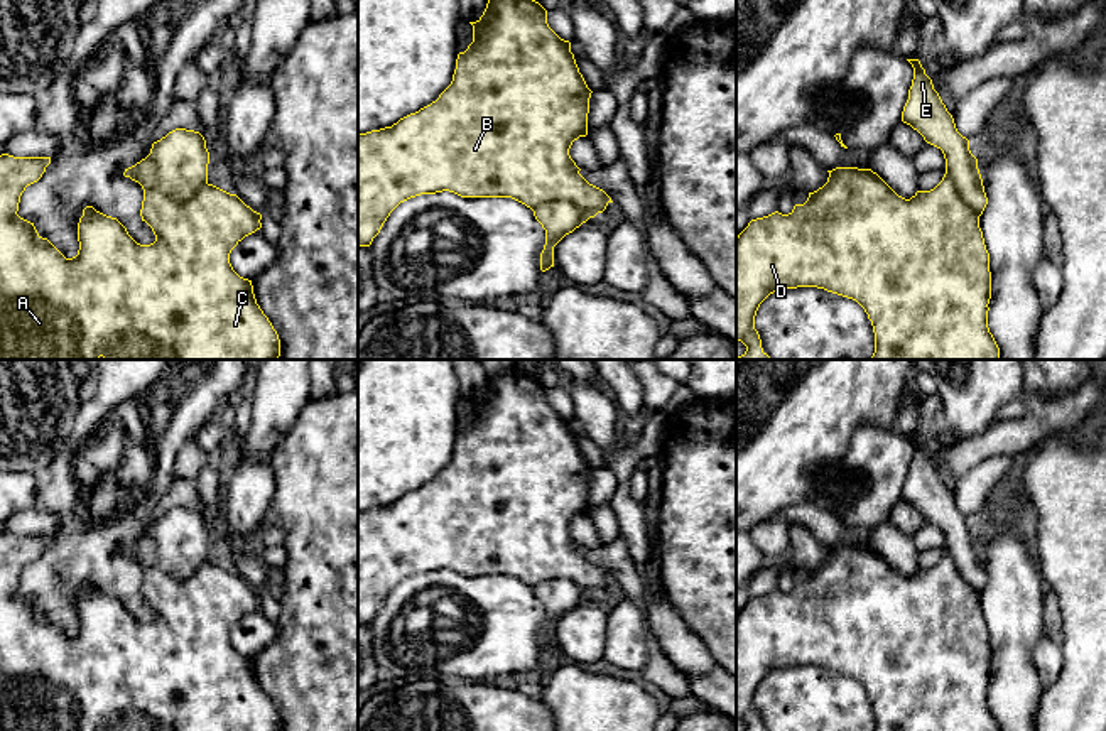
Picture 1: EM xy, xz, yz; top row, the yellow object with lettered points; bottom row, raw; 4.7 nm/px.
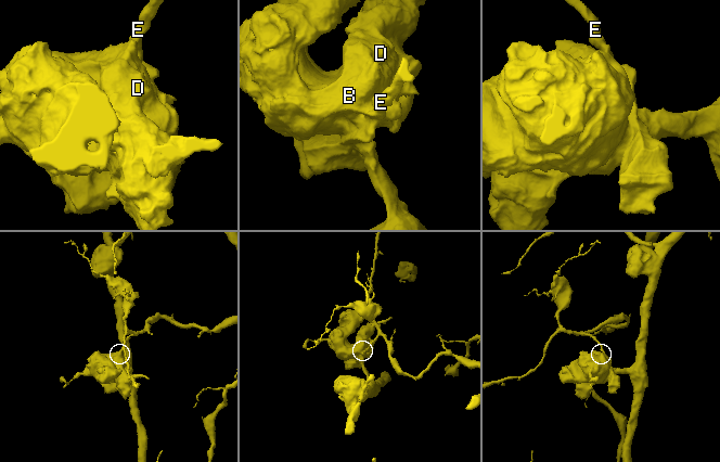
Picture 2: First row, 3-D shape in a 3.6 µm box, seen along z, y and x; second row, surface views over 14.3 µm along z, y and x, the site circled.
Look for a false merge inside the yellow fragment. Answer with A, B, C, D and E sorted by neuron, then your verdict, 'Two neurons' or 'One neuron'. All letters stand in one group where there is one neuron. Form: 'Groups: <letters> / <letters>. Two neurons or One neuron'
Groups: A B C D E. One neuron

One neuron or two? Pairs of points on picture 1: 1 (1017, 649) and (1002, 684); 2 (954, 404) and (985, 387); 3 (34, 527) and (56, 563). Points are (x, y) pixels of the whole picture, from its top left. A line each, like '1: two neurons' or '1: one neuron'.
1: one neuron
2: one neuron
3: two neurons

